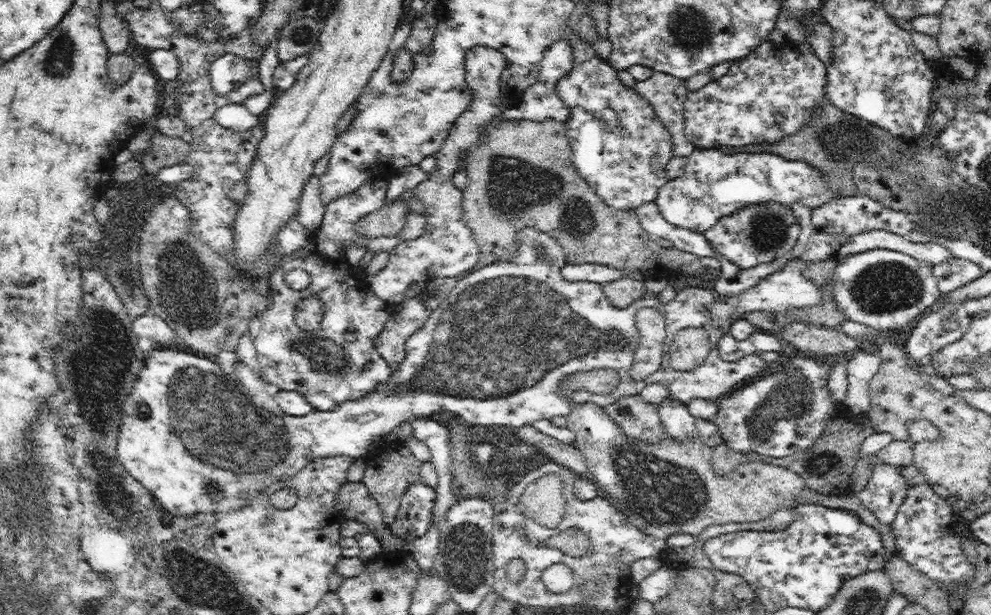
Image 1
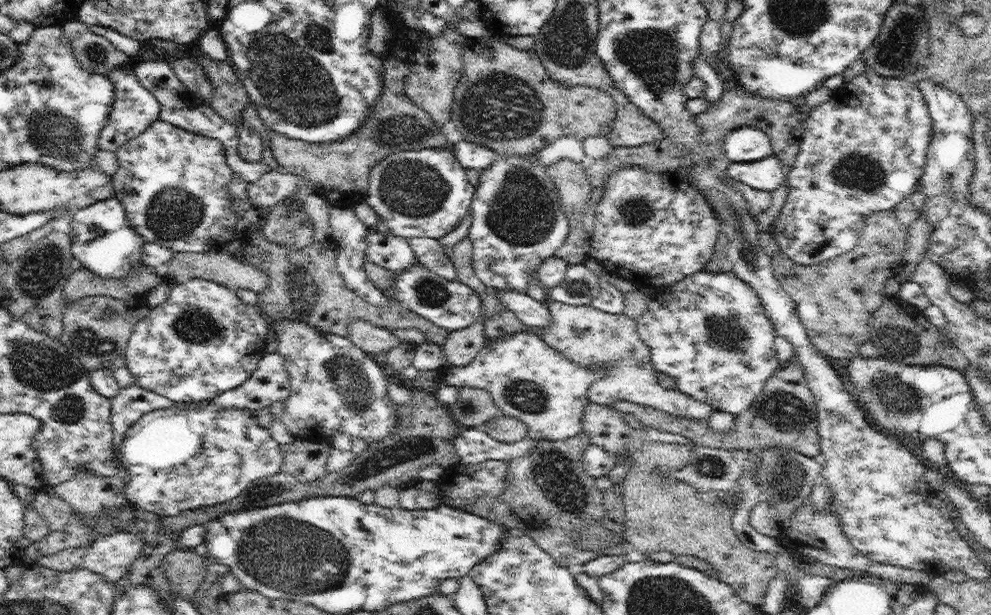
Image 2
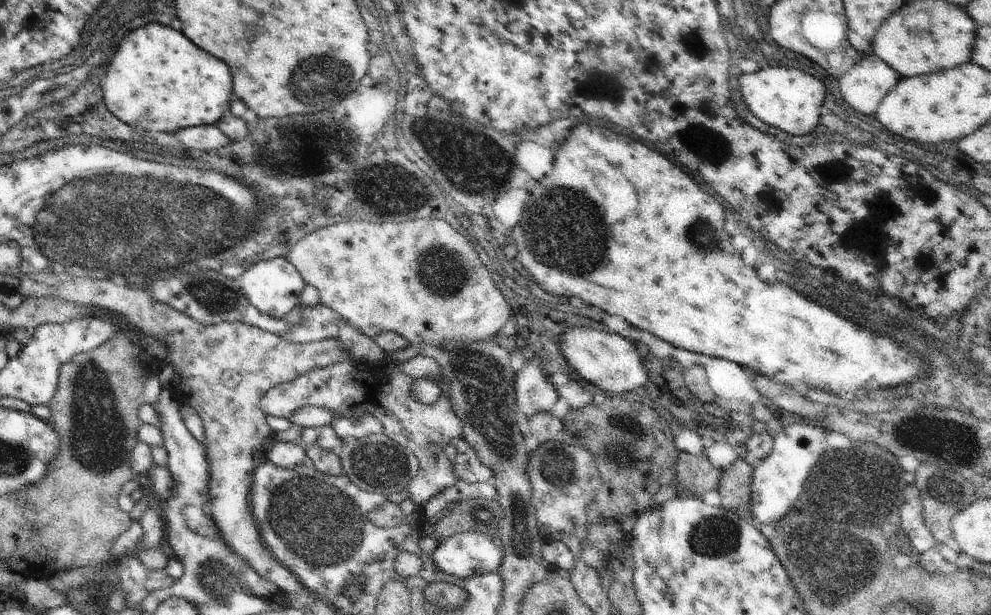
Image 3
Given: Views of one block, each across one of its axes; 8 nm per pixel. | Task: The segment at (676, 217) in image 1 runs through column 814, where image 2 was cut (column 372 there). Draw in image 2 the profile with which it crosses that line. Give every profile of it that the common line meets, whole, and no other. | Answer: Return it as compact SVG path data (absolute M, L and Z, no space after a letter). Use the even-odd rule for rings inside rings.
M450 147L423 148L422 150L404 150L385 156L372 167L369 178L366 202L379 214L392 235L412 238L440 239L450 234L470 213L470 205L475 187L466 177L466 169L458 162Z

